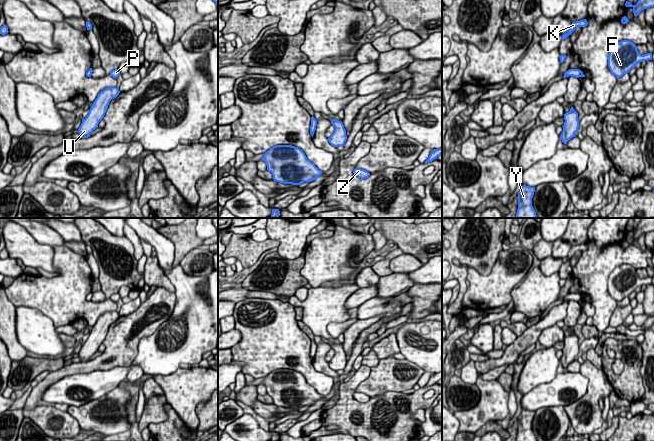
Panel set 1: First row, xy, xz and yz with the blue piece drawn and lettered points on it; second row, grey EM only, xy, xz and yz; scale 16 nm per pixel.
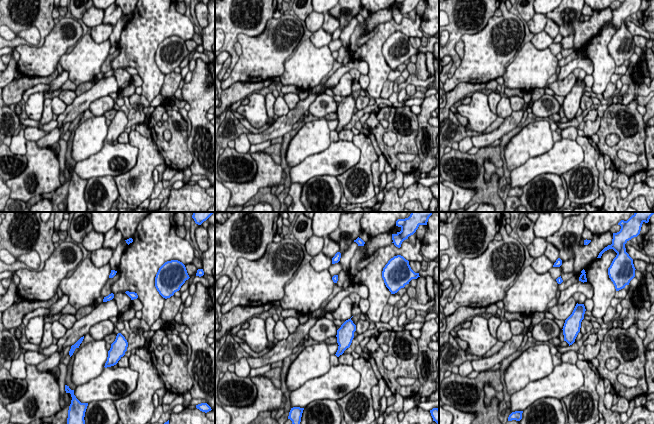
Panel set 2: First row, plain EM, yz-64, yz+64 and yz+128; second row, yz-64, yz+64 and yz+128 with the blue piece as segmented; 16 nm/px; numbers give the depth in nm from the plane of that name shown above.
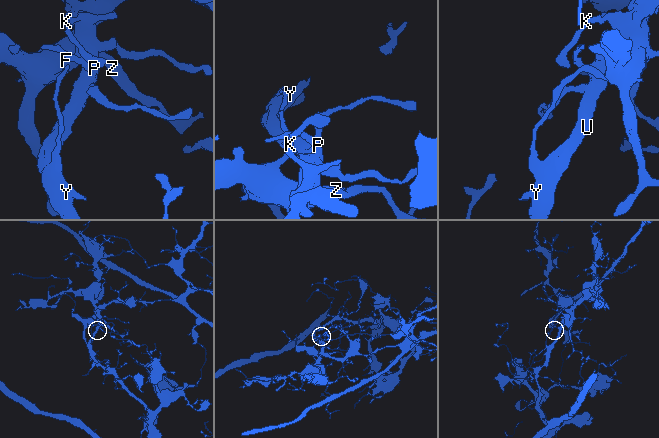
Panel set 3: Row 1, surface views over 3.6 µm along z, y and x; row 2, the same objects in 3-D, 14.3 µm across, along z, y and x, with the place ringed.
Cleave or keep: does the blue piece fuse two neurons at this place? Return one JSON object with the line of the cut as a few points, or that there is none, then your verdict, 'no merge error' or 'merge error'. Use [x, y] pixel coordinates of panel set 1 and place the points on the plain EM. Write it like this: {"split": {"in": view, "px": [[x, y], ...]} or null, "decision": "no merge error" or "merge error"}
{"split": {"in": "yz", "px": [[574, 297], [580, 296], [584, 300]]}, "decision": "merge error"}

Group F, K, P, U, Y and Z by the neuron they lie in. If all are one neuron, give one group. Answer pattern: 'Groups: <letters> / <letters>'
Groups: F Z / K P U Y

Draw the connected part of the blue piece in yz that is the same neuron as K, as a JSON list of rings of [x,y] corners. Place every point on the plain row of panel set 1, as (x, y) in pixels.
[[[586,243],[584,244],[580,244],[580,245],[576,245],[576,246],[573,246],[568,255],[562,259],[562,264],[566,263],[569,259],[572,258],[572,256],[575,254],[576,251],[585,251],[588,249],[588,246]]]

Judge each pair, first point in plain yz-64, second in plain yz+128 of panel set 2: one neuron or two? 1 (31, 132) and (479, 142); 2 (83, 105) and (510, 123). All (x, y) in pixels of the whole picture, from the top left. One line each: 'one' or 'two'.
1: one
2: one

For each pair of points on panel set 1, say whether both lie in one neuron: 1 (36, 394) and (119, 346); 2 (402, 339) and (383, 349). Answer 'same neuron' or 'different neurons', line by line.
1: same neuron
2: different neurons

